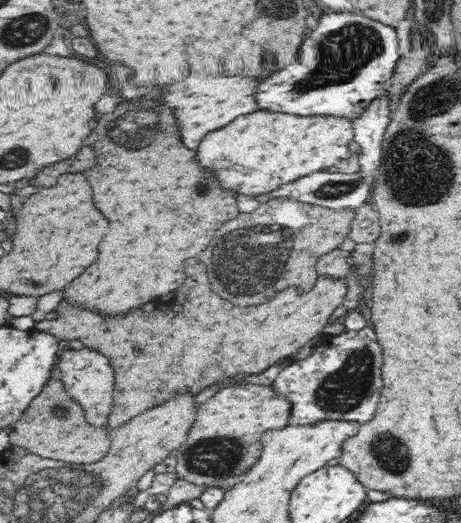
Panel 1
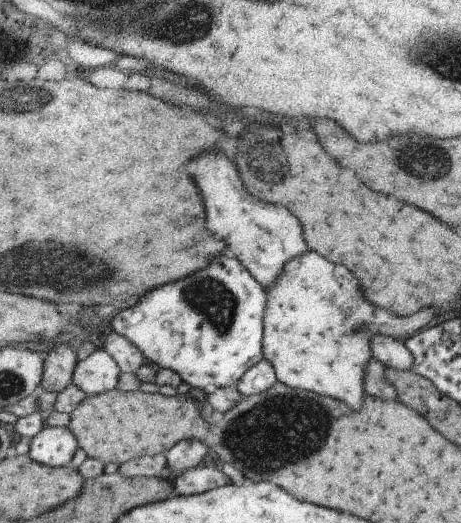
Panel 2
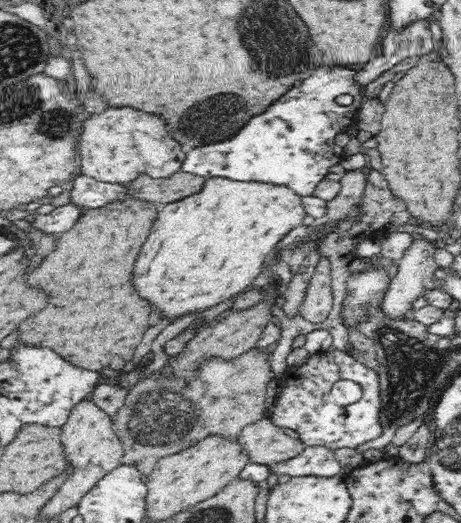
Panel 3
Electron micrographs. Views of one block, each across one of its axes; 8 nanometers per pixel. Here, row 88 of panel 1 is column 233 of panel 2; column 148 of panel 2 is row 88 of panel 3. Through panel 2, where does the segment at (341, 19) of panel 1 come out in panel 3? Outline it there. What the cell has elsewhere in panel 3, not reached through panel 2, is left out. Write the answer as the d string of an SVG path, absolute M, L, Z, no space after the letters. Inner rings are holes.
M348 67L316 70L306 80L299 81L295 85L298 88L276 100L264 114L250 118L230 140L187 150L181 171L204 179L228 178L286 186L300 197L311 196L328 174L328 168L344 159L344 149L335 138L356 124L357 112L365 100L364 89L354 82L354 73ZM342 94L353 96L352 104L338 105L336 98Z

